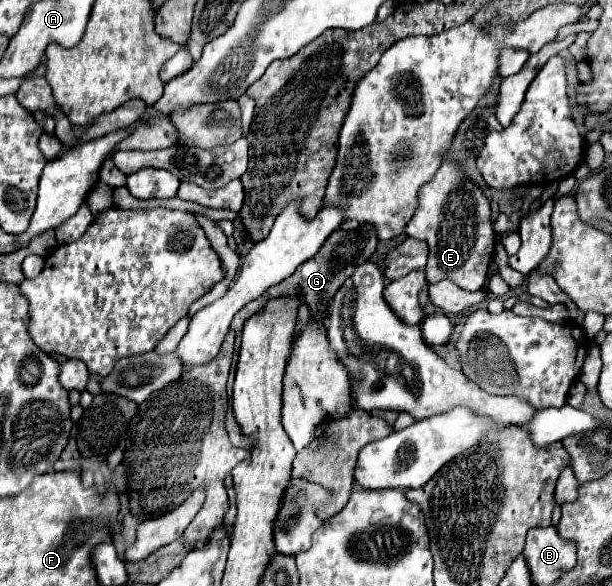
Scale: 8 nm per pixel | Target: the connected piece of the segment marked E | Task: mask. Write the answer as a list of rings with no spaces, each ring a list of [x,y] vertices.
[[[445,159],[433,179],[421,187],[419,207],[405,231],[409,237],[419,237],[429,243],[429,261],[425,267],[429,283],[449,279],[465,291],[485,287],[495,249],[491,207],[481,187],[463,173],[457,161]]]

